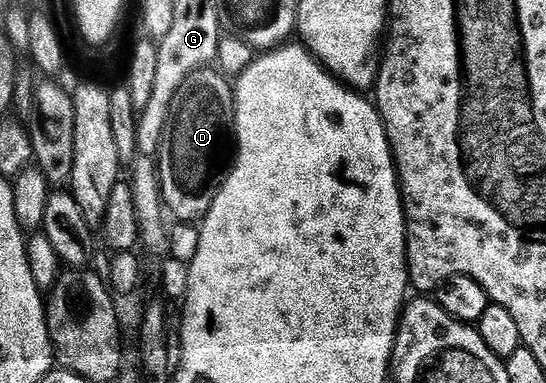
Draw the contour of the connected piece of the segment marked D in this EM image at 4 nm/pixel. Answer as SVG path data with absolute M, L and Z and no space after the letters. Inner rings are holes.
M201 70L191 76L180 89L174 98L174 102L168 111L168 124L164 127L164 139L160 141L160 151L158 153L158 171L160 173L160 194L164 197L164 206L169 213L172 212L177 221L180 222L200 222L204 215L210 210L214 198L218 194L220 187L226 182L226 178L232 173L234 161L236 159L236 130L234 127L234 113L236 110L236 97L233 85L229 77L216 70Z

